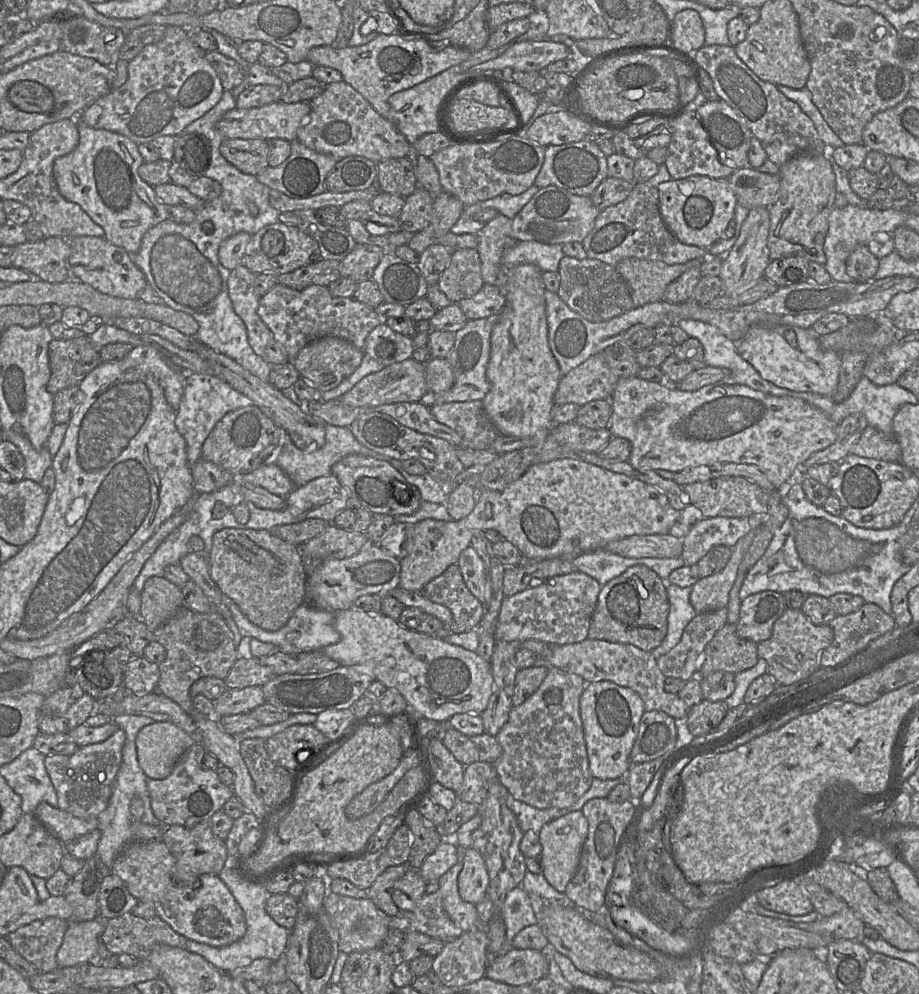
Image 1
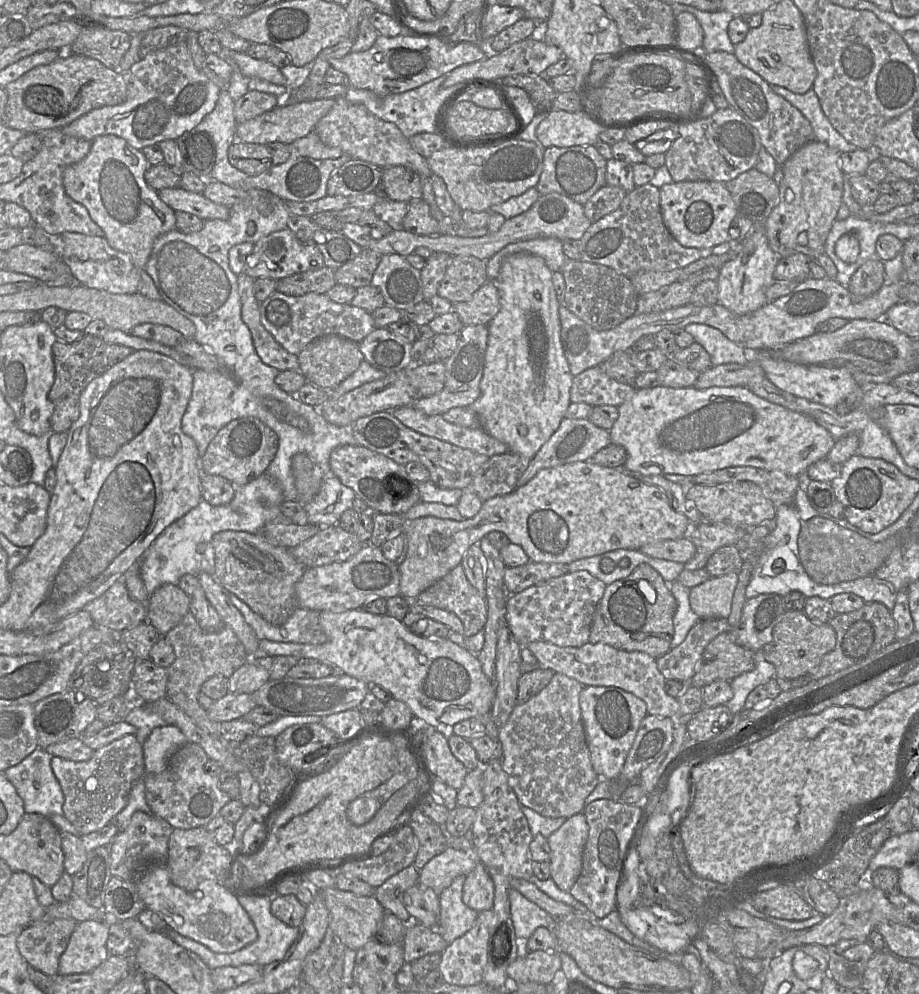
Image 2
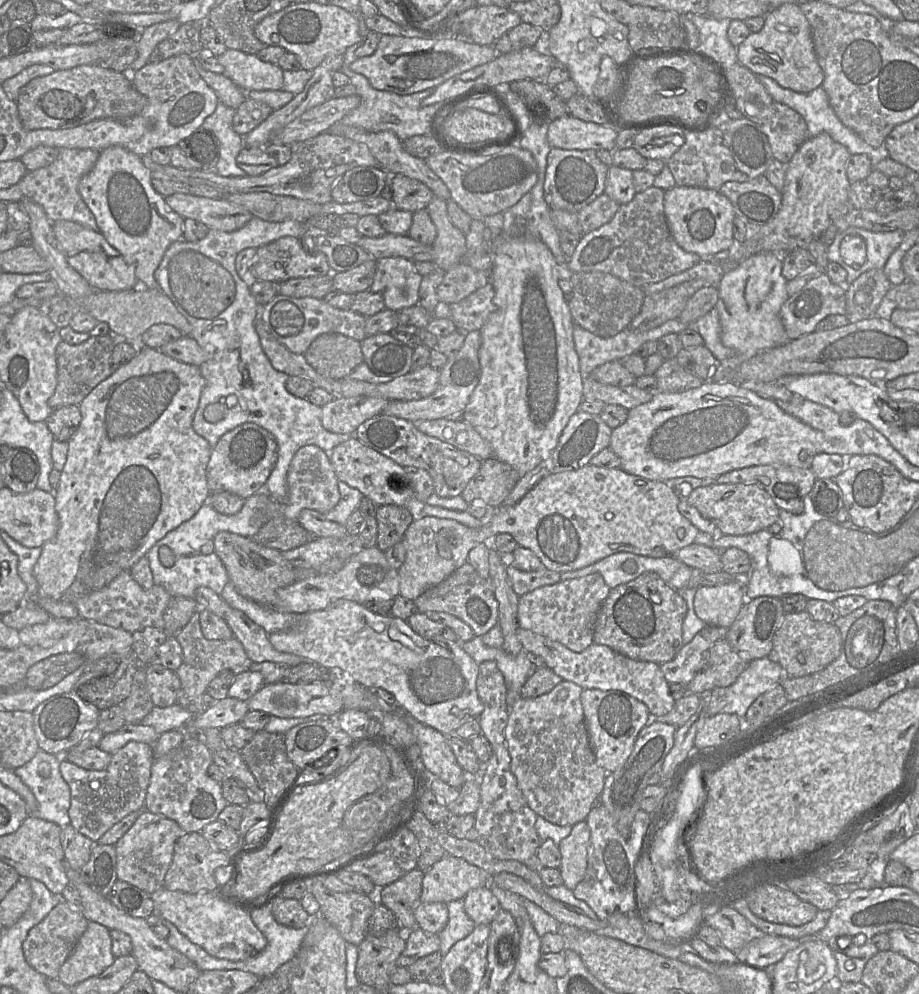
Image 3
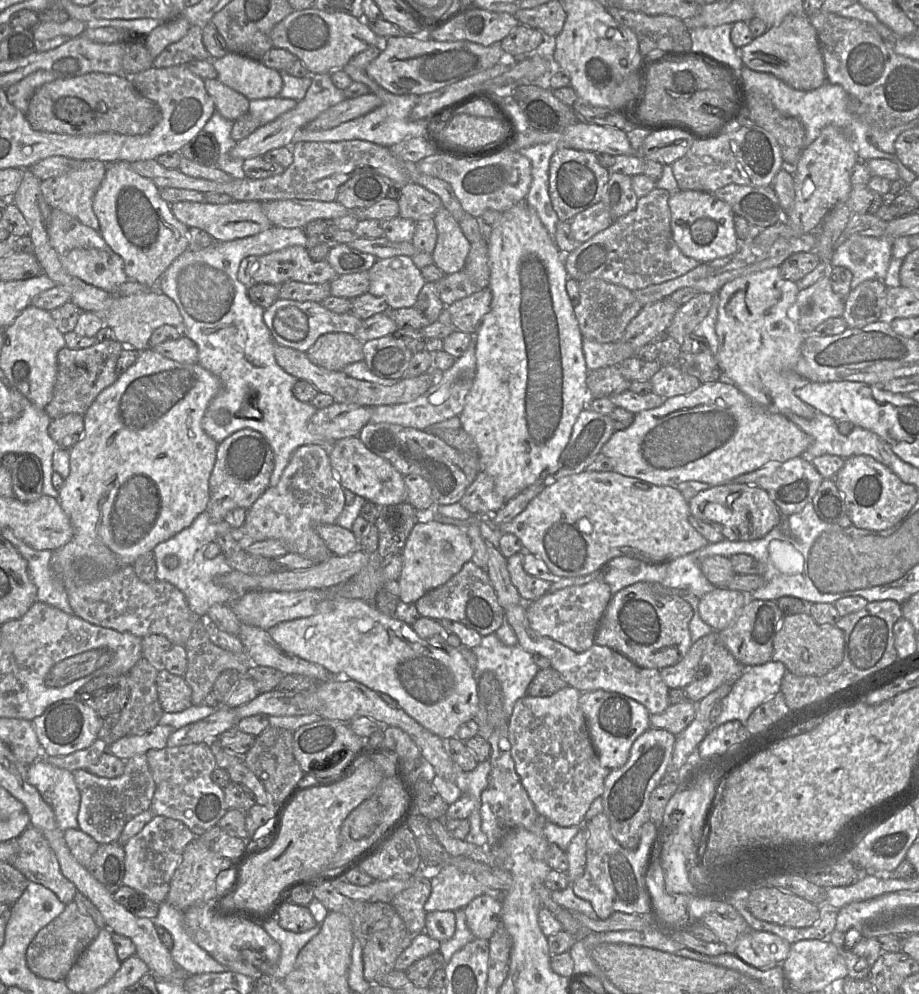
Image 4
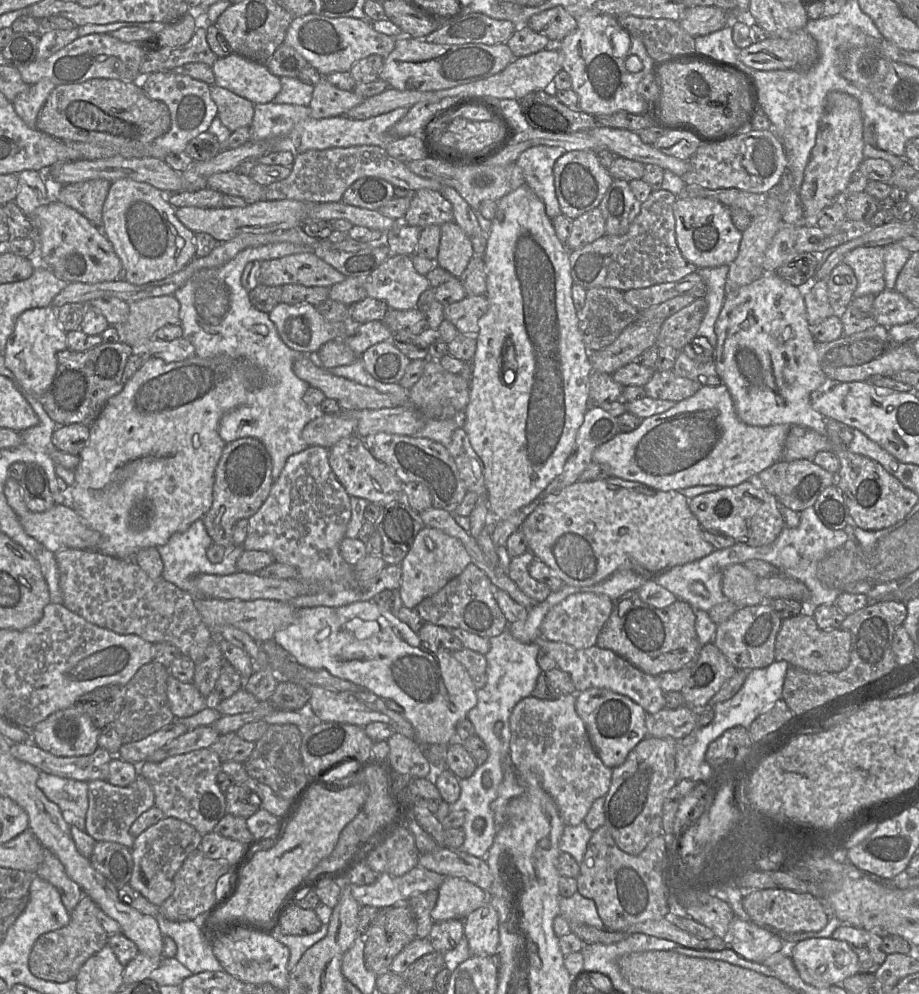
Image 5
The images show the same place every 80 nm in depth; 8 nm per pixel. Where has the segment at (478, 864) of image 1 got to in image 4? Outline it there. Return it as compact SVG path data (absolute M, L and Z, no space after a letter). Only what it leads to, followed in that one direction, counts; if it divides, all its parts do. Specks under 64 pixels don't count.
M483 894L474 898L463 910L474 938L488 941L500 923L500 901L494 894Z

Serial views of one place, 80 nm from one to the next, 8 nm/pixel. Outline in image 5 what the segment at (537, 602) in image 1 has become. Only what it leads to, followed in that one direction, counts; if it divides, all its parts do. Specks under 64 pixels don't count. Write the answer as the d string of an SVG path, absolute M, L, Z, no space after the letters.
M593 592L571 594L548 611L541 624L541 636L577 649L590 648L596 645L598 635L609 619L612 608L613 602L606 595Z

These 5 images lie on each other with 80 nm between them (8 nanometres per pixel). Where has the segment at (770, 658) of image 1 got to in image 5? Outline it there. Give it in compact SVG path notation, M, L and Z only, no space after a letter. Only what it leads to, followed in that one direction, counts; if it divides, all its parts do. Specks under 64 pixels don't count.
M810 610L782 621L775 642L775 661L786 661L791 666L809 673L840 672L850 662L851 634L844 629L822 630Z

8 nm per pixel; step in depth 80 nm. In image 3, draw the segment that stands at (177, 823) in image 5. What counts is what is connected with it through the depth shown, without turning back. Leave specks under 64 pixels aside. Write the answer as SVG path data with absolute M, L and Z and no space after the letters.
M149 811L142 813L133 826L115 844L117 877L148 894L163 886L165 875L171 865L176 841L186 832L177 822L162 814Z

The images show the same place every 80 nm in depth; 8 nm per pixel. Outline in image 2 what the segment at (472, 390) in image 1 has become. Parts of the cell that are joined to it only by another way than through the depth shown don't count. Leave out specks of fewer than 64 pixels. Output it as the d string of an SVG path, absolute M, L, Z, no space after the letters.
M467 325L462 327L458 335L455 351L444 362L446 380L443 389L438 394L422 397L411 404L428 415L442 415L451 408L471 406L480 395L479 384L484 369L488 328L486 325Z

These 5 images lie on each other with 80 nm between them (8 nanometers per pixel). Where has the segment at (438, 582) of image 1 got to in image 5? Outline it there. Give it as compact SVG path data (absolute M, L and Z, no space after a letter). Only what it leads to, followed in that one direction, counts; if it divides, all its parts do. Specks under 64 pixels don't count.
M471 562L458 576L437 593L425 598L415 608L425 622L492 638L500 635L508 626L508 621L494 597L494 588L485 572Z

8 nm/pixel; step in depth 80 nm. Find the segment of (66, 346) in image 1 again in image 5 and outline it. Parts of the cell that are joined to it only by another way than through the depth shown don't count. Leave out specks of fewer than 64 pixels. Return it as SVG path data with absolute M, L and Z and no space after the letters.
M102 342L86 351L64 349L57 353L57 371L42 397L43 407L58 426L80 423L90 427L107 401L124 387L124 369L134 349L128 344Z

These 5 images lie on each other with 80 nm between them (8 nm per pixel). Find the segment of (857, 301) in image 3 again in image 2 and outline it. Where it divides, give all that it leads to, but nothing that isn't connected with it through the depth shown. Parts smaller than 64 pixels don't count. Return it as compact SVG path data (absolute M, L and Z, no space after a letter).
M870 259L852 275L848 289L854 301L862 301L877 292L885 283L883 261Z

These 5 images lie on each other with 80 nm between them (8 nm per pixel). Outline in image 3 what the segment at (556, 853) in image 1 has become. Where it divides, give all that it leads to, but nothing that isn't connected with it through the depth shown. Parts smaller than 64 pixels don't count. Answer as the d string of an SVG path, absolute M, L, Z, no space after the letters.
M586 821L572 826L571 833L557 846L561 853L559 871L563 885L573 890L583 879L587 868L590 828Z

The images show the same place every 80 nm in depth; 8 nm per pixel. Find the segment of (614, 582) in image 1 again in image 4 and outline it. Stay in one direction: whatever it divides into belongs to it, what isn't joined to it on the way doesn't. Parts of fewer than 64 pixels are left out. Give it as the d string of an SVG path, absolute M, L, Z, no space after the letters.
M637 582L619 590L607 605L594 644L607 646L642 668L661 670L676 665L693 644L689 630L693 609L683 599L689 593L649 582Z

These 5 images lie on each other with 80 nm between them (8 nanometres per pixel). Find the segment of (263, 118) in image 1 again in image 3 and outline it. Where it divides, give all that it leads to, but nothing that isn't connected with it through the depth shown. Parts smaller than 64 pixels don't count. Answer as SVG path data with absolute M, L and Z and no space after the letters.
M358 95L335 98L315 106L294 119L276 134L272 143L290 146L294 142L311 139L339 122L360 104Z

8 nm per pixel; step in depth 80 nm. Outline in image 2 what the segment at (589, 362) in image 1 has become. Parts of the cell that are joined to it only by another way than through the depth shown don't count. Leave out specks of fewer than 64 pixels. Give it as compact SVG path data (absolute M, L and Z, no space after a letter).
M601 366L588 368L573 376L570 389L572 403L583 402L591 405L620 406L630 399L636 387L610 378Z

